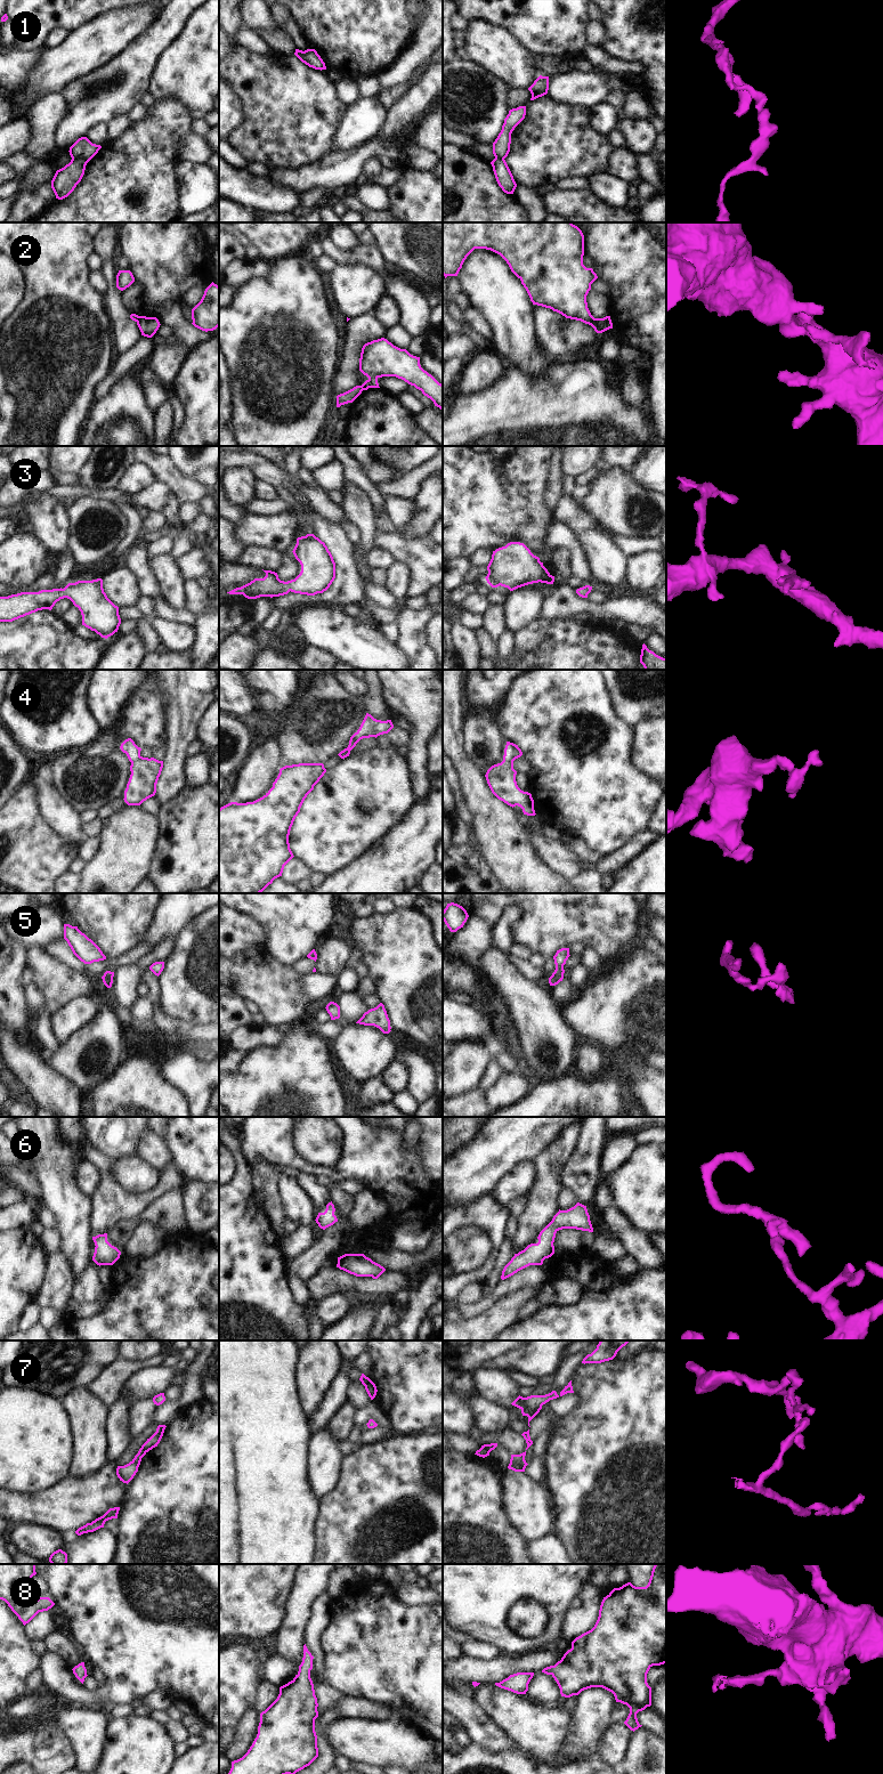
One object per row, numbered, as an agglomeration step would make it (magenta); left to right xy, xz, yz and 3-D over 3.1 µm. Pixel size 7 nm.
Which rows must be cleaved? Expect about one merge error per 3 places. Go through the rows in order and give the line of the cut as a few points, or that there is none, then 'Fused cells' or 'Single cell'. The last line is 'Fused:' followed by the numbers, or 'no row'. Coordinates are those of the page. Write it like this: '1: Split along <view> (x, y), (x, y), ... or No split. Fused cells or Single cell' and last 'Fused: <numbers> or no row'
1: Split along xy (72, 158), (82, 158), (88, 161). Fused cells
2: Split along xz (361, 386), (363, 389). Fused cells
3: No split. Single cell
4: No split. Single cell
5: No split. Single cell
6: No split. Single cell
7: Split along yz (481, 1446), (488, 1452). Fused cells
8: No split. Single cell
Fused: 1, 2, 7.

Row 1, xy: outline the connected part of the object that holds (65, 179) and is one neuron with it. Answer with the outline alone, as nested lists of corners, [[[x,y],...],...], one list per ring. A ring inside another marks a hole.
[[[81,157],[72,159],[68,164],[56,171],[51,180],[56,199],[63,200],[74,191],[84,175],[87,163],[88,161]]]

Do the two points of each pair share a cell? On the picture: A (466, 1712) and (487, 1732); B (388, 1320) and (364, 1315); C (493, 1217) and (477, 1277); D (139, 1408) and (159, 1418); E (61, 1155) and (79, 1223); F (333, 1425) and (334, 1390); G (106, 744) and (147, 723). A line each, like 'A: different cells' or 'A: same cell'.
A: same cell
B: different cells
C: same cell
D: different cells
E: same cell
F: different cells
G: different cells

